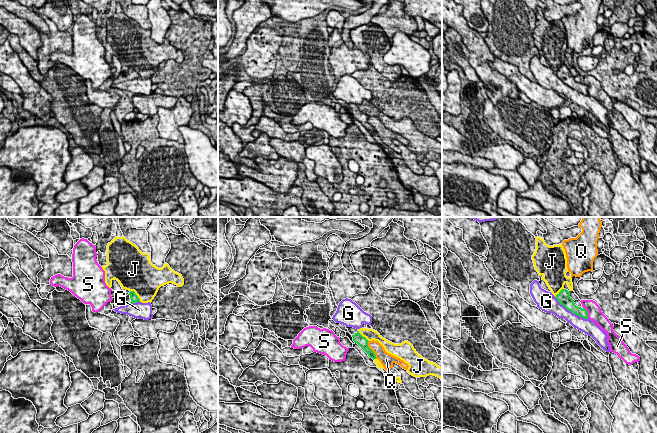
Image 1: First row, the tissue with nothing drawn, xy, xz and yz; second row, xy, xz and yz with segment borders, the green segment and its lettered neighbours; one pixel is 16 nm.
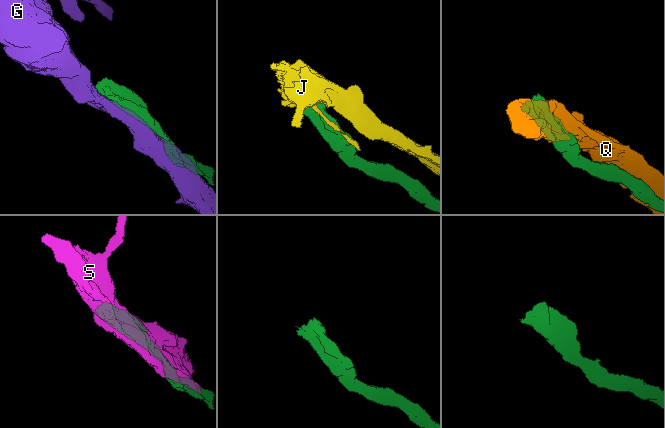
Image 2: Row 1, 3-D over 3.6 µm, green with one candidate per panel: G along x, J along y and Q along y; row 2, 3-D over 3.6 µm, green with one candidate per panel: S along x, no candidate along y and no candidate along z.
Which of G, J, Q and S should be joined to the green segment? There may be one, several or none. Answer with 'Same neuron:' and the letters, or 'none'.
Same neuron: none

